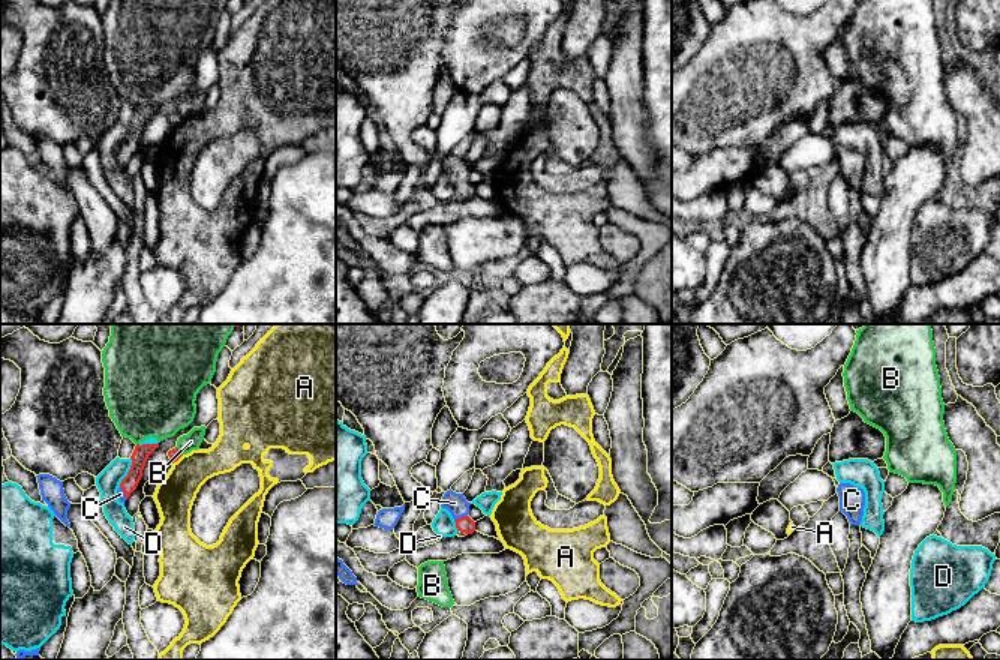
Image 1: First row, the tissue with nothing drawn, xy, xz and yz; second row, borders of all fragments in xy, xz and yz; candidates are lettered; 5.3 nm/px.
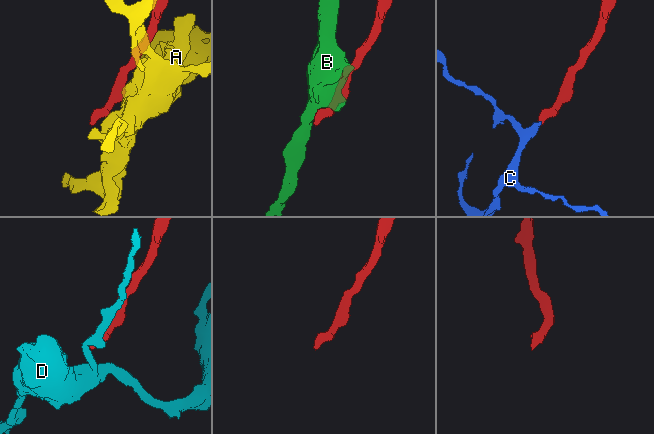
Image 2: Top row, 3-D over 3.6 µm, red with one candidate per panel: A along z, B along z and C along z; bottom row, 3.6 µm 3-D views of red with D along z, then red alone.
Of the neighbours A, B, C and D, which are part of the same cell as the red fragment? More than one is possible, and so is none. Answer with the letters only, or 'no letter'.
C

